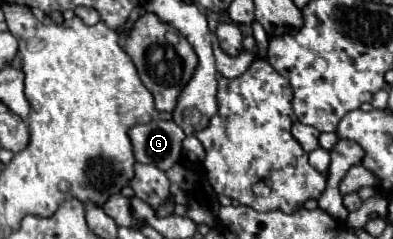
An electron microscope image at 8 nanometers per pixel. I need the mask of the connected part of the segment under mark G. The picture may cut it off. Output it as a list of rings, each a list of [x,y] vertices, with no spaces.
[[[154,119],[144,125],[134,125],[128,131],[128,137],[138,163],[156,165],[158,169],[168,171],[178,163],[186,135],[178,125],[174,125],[174,121]]]

